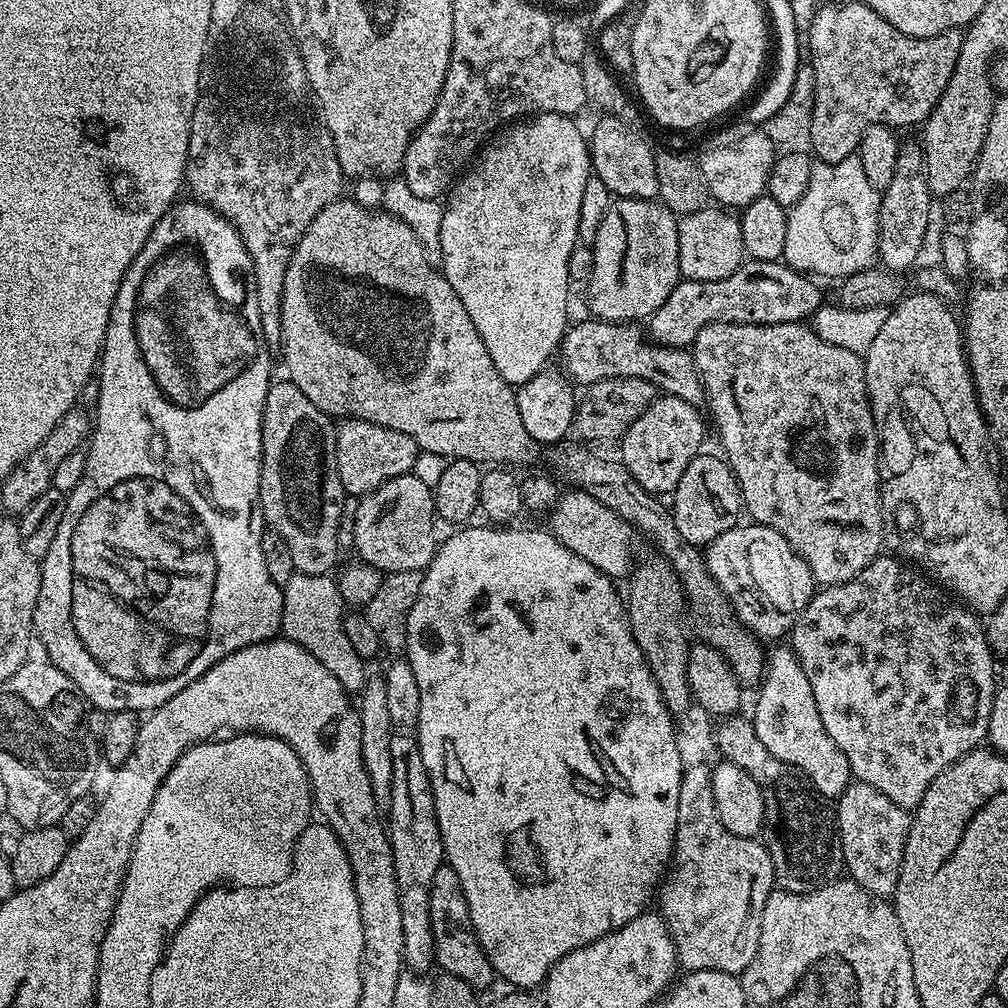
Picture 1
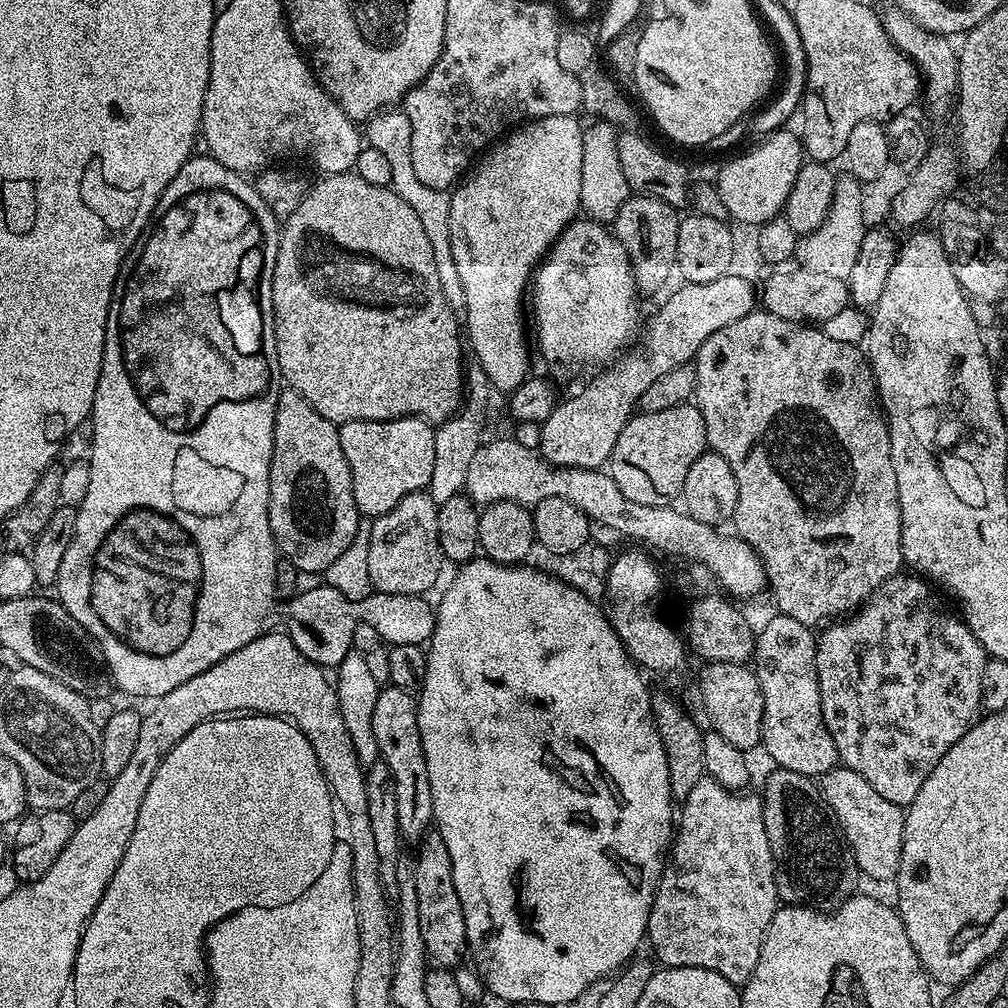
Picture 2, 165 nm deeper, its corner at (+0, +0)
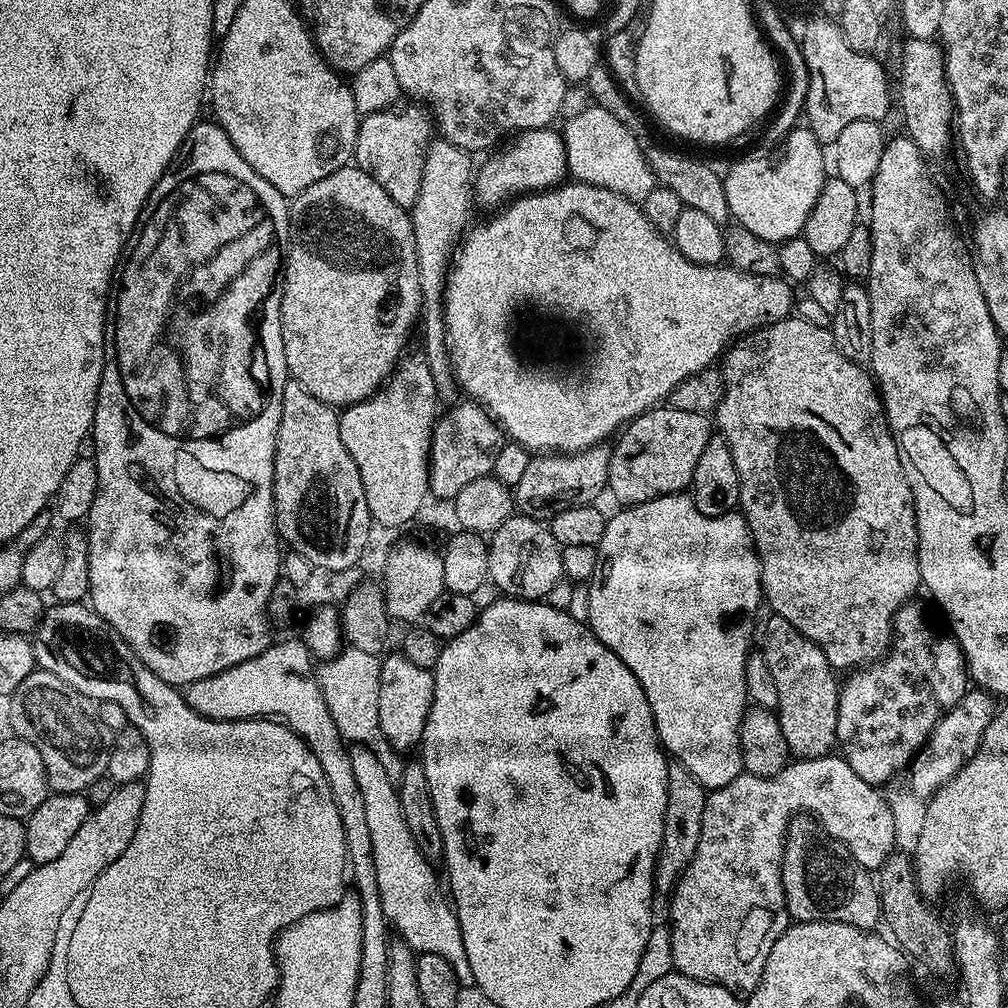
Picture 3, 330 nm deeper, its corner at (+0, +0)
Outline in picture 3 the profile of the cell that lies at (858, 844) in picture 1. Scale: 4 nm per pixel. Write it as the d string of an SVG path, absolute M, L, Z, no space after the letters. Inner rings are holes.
M829 754L818 758L810 758L809 760L793 759L785 764L784 768L776 776L758 777L752 773L744 772L738 778L734 778L734 782L726 782L726 786L711 789L707 793L708 801L702 810L702 834L698 838L698 850L694 854L690 866L676 883L676 889L670 893L669 900L672 901L668 904L669 921L667 920L667 923L670 925L672 933L673 969L686 978L694 978L707 984L717 984L726 990L735 992L741 998L747 998L755 990L762 978L762 970L766 966L766 958L770 958L770 950L774 950L774 942L778 942L778 938L787 930L790 923L788 909L784 906L782 854L784 853L784 839L788 833L788 824L792 821L792 817L797 814L807 814L815 818L828 835L833 836L838 842L842 842L846 846L846 850L850 850L850 854L862 867L869 870L878 870L897 847L896 816L892 813L891 806L884 801L884 796L880 792L883 791L877 785L858 778L858 774L854 774L854 770L850 770L850 766L839 754Z

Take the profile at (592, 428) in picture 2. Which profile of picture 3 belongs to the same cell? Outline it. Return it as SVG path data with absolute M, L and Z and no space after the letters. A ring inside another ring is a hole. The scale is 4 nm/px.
M604 446L587 448L585 452L533 455L522 479L514 485L514 504L519 515L548 522L554 515L553 510L592 504L595 496L600 491L603 493L608 483L609 455L609 449Z

